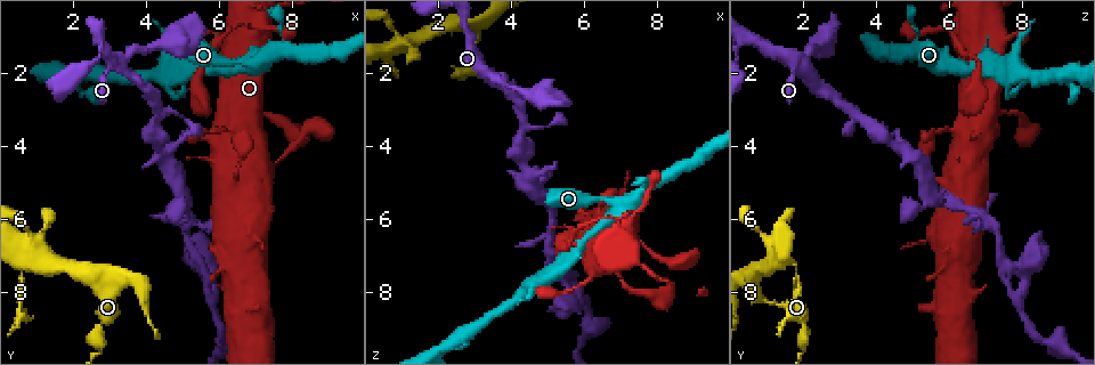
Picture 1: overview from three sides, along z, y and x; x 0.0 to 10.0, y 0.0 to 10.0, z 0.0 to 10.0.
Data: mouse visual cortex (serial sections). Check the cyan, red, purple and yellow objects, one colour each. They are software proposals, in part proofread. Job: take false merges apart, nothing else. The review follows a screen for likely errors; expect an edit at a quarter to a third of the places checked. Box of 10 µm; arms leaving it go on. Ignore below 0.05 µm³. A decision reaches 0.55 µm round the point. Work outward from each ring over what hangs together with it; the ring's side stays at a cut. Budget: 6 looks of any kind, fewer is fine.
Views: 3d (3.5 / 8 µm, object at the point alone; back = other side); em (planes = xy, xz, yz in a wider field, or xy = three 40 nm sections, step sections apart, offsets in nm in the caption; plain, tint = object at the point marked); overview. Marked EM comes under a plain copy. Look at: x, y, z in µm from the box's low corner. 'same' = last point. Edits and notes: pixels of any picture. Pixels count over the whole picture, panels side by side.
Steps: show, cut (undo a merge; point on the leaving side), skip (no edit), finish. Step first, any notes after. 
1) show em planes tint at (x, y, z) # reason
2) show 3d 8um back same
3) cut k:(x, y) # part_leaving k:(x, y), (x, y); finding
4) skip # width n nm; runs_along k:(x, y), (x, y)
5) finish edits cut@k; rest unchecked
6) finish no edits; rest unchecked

show 3d 3.5um at (1.00, 7.05, 1.15) # abrupt turn

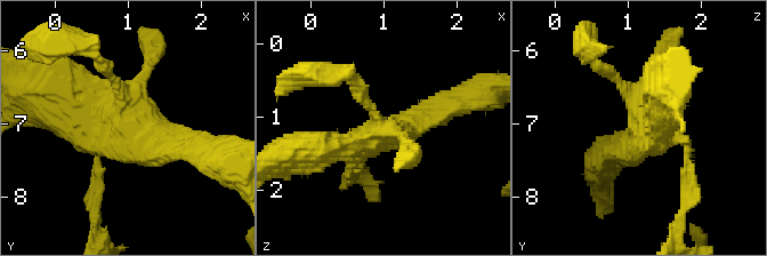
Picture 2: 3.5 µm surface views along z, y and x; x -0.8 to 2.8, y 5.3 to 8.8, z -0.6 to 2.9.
skip # runs_along 2:(193, 148), (98, 129), (66, 98); one cell here

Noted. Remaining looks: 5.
show 3d 8um at (6.90, 1.75, 5.65) # sudden change in width

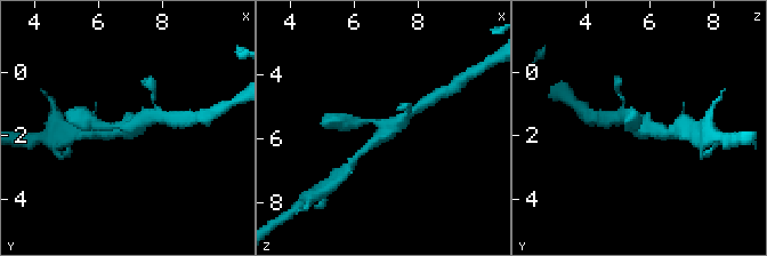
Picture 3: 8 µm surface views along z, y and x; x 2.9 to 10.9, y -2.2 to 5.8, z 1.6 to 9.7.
show 3d 3.5um back same # closer look

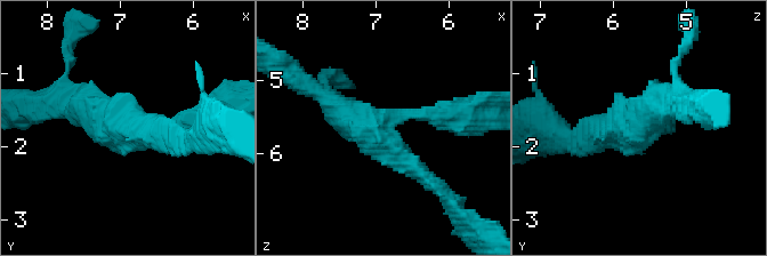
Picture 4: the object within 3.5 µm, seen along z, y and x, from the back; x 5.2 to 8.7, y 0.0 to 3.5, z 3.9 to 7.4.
show em xy step 5 tint at (6.90, 1.75, 5.60) # shape alone is not enough

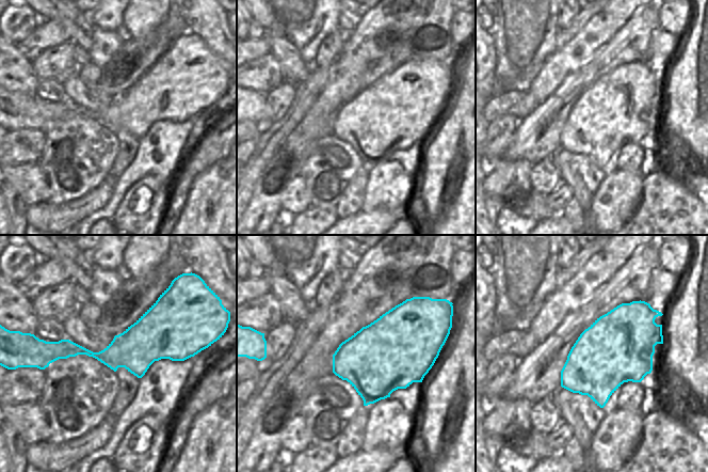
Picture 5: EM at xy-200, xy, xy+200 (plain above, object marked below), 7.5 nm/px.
skip # runs_along 4:(454, 113), (380, 126), (429, 181); one cell here

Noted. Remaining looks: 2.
finish no edits; rest unchecked

